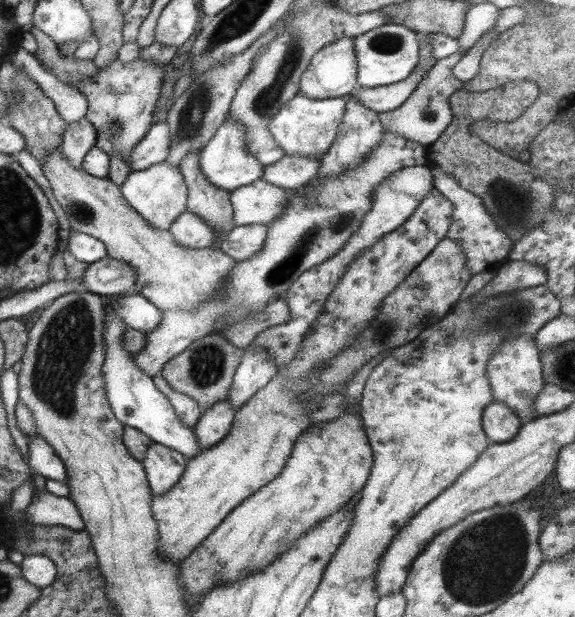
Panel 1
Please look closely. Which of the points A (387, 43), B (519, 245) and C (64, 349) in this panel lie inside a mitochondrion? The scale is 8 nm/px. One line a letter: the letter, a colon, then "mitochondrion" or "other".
A: mitochondrion
B: other
C: mitochondrion

